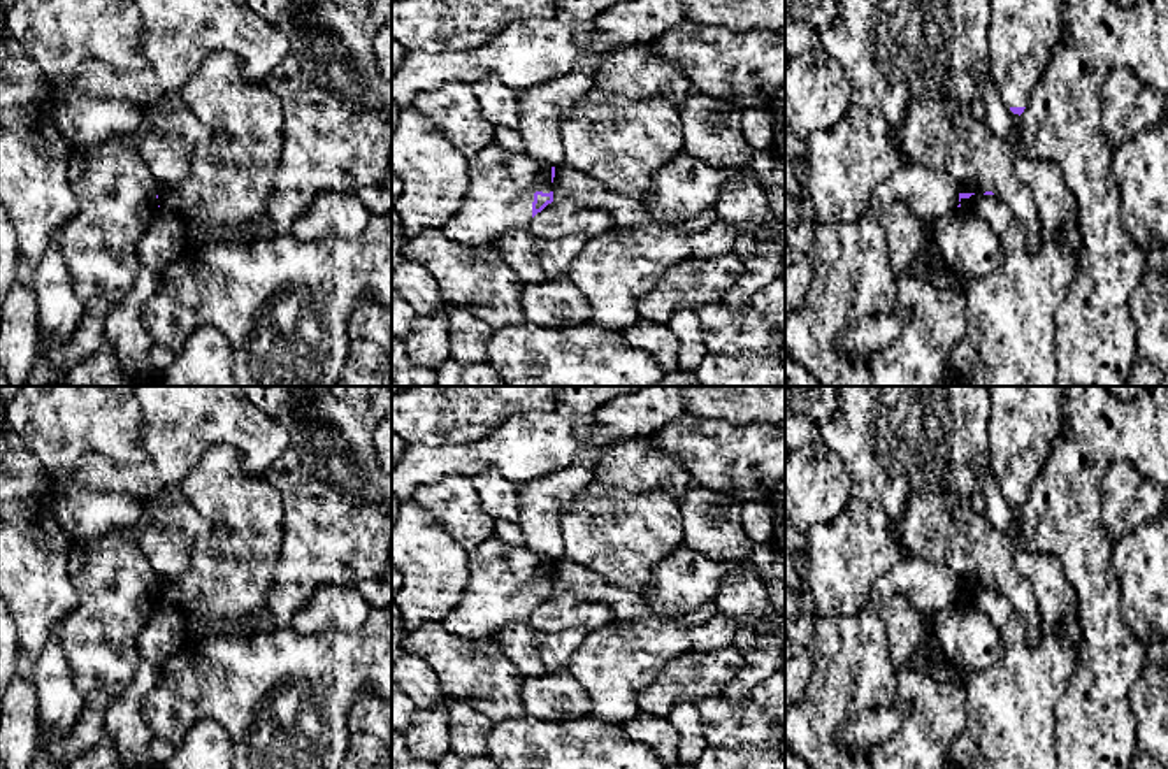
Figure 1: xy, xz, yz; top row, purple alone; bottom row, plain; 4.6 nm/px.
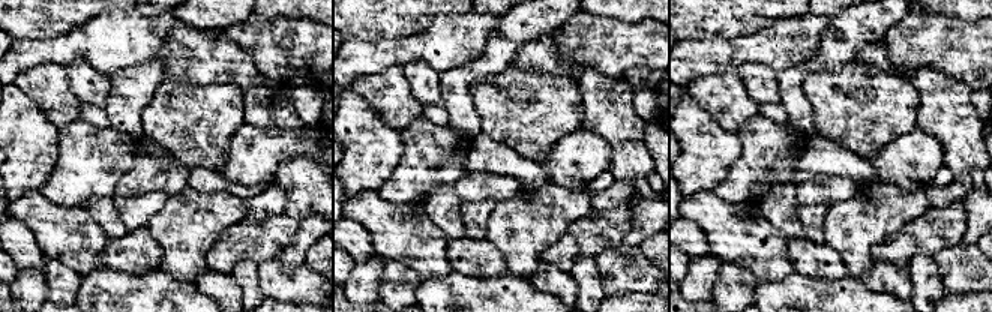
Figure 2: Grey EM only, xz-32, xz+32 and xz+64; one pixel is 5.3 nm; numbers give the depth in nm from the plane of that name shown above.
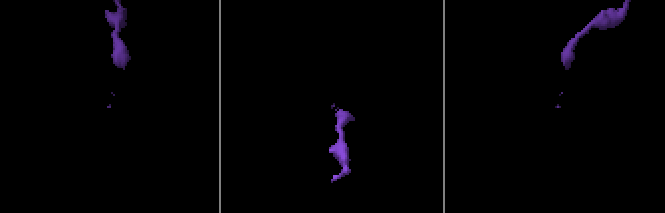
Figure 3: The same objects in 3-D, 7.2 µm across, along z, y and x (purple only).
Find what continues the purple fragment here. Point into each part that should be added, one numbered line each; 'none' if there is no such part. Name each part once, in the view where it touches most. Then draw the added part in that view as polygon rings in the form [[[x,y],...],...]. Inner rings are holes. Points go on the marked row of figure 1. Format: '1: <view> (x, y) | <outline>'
1: xz (499, 197) | [[[494,142],[467,158],[467,174],[467,193],[443,226],[448,239],[464,246],[495,246],[506,232],[527,228],[532,221],[534,193],[552,191],[552,165],[527,153],[513,155]]]

